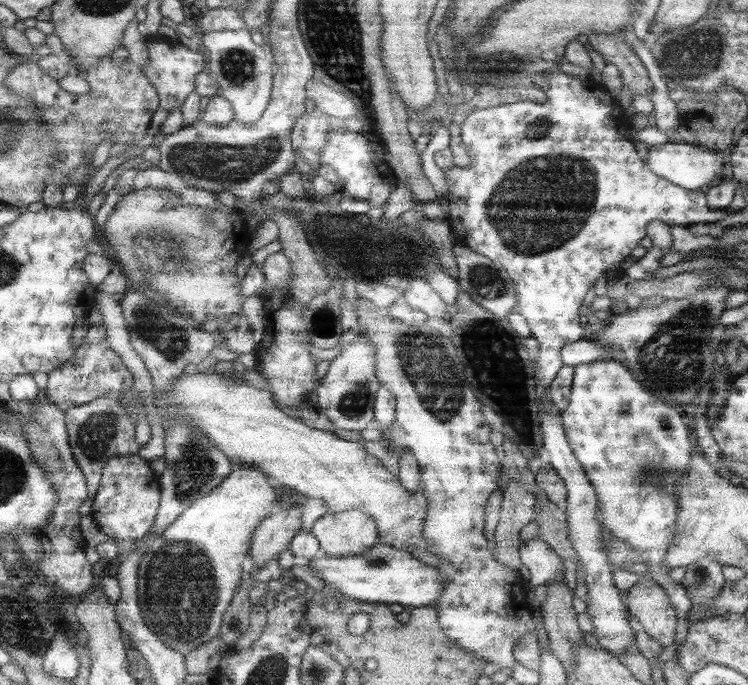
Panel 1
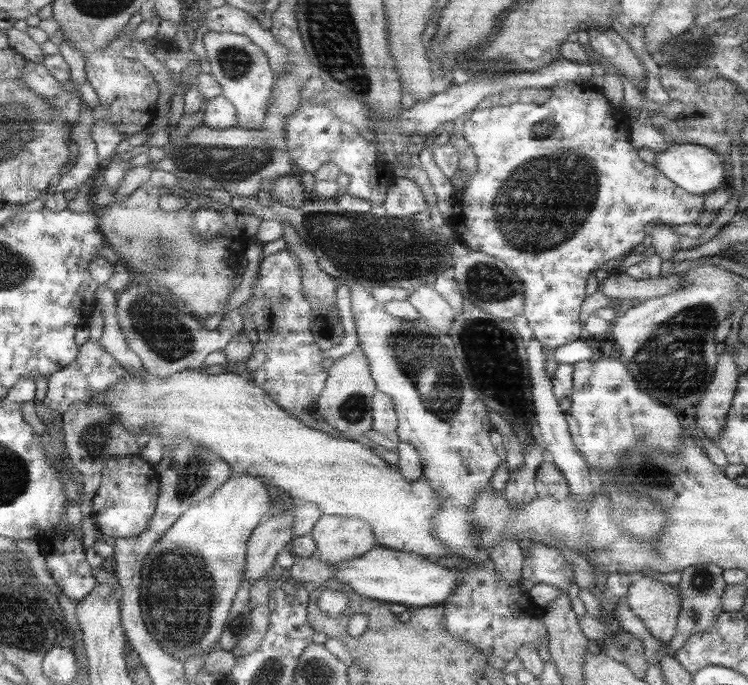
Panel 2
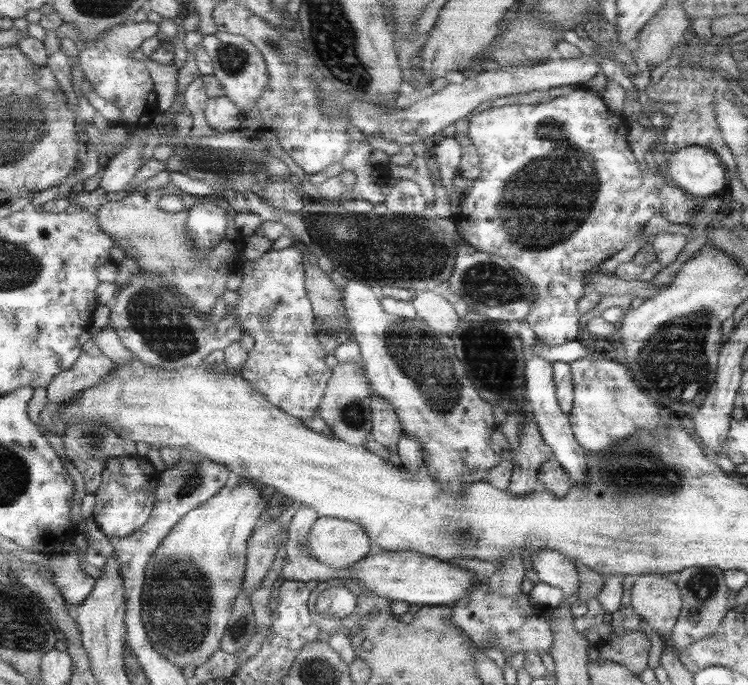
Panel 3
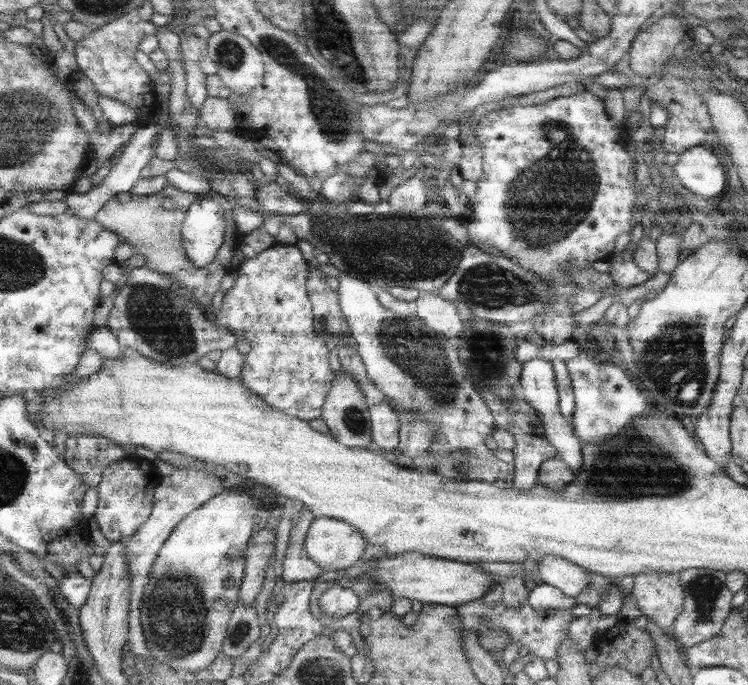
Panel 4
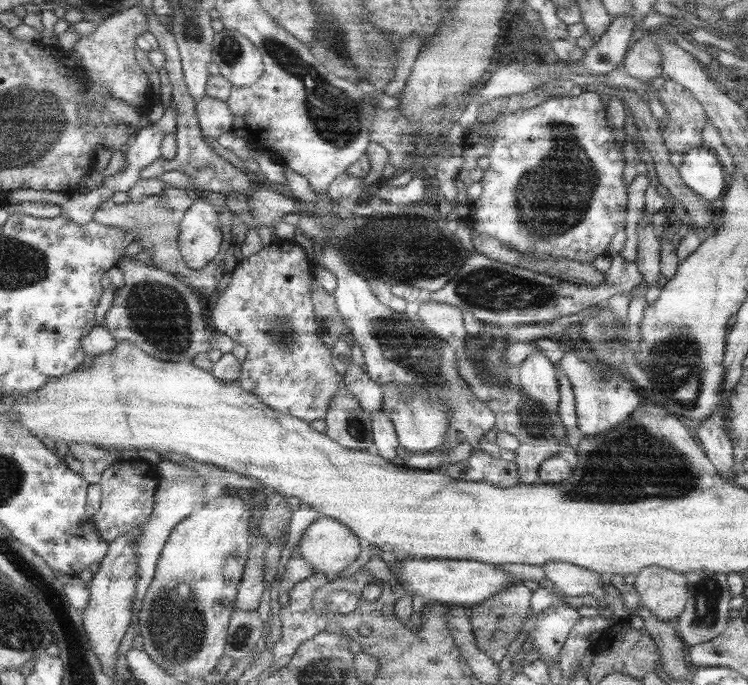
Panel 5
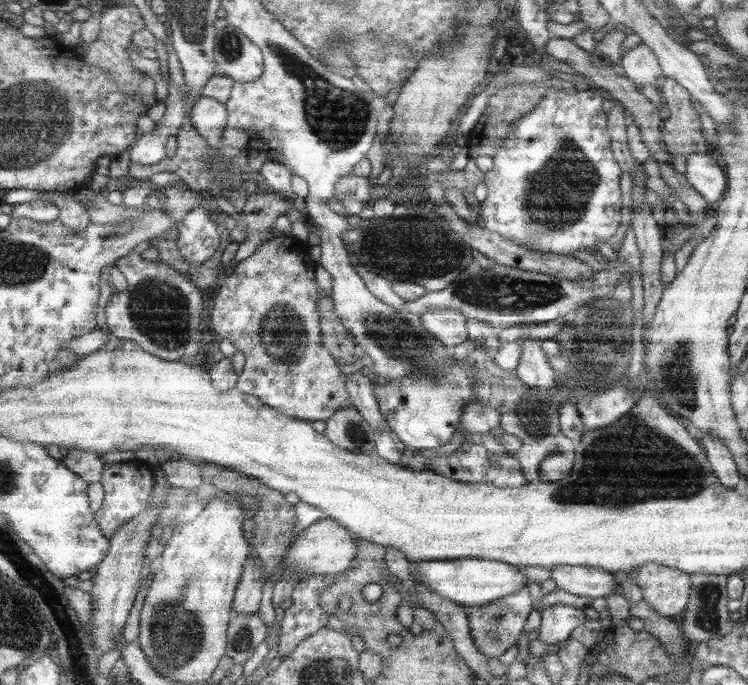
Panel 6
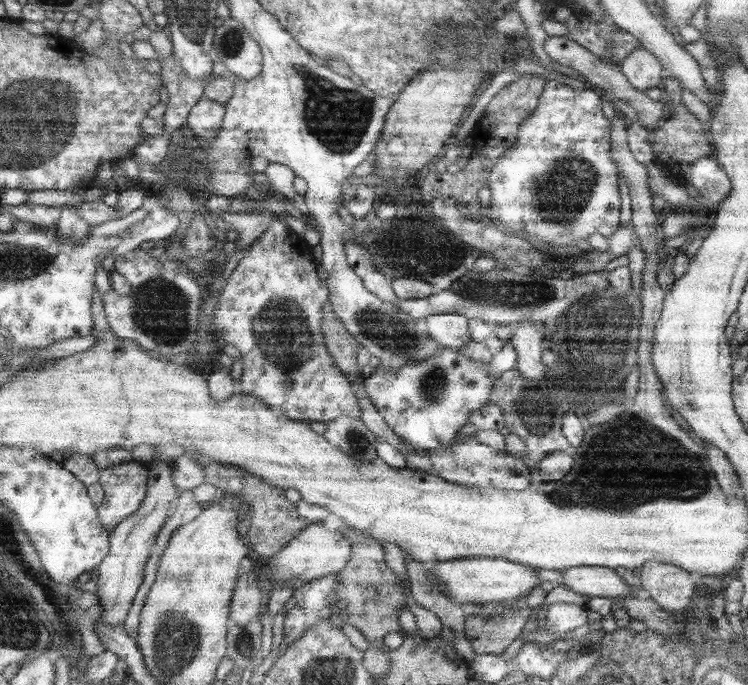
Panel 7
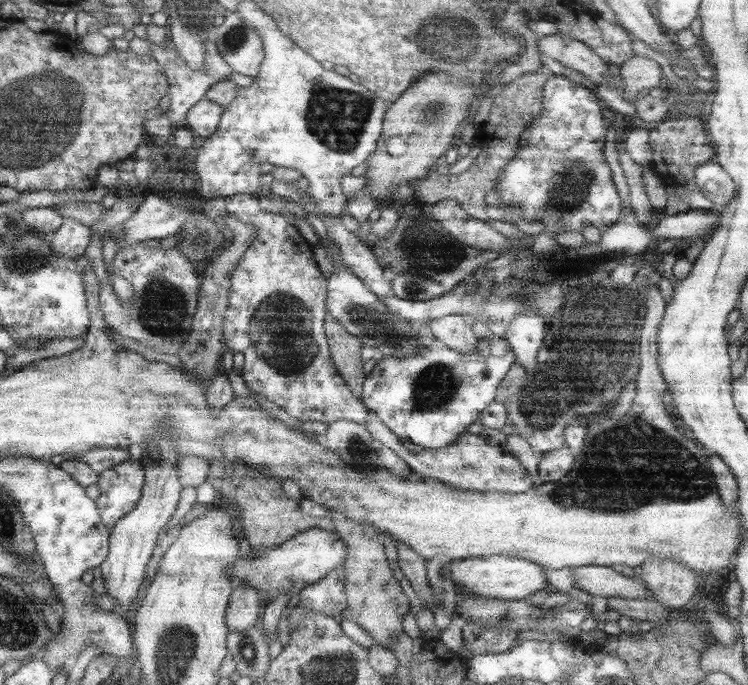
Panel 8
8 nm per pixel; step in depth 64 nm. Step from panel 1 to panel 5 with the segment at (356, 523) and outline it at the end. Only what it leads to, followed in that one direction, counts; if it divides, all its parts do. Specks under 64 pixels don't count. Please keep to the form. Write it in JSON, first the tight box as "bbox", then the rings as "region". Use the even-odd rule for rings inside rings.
{"bbox":[295,517,363,576],"region":[[[321,517],[313,519],[313,522],[305,528],[295,547],[298,548],[302,559],[311,565],[315,573],[332,576],[353,563],[363,546],[344,524],[329,517]]]}

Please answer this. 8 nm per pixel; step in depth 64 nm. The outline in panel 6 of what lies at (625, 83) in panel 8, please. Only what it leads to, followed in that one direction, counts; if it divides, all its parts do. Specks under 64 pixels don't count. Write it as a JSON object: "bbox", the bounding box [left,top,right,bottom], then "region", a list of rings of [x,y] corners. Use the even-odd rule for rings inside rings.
{"bbox":[616,42,660,85],"region":[[[641,42],[622,54],[616,69],[633,84],[654,85],[655,79],[660,76],[656,56]]]}

